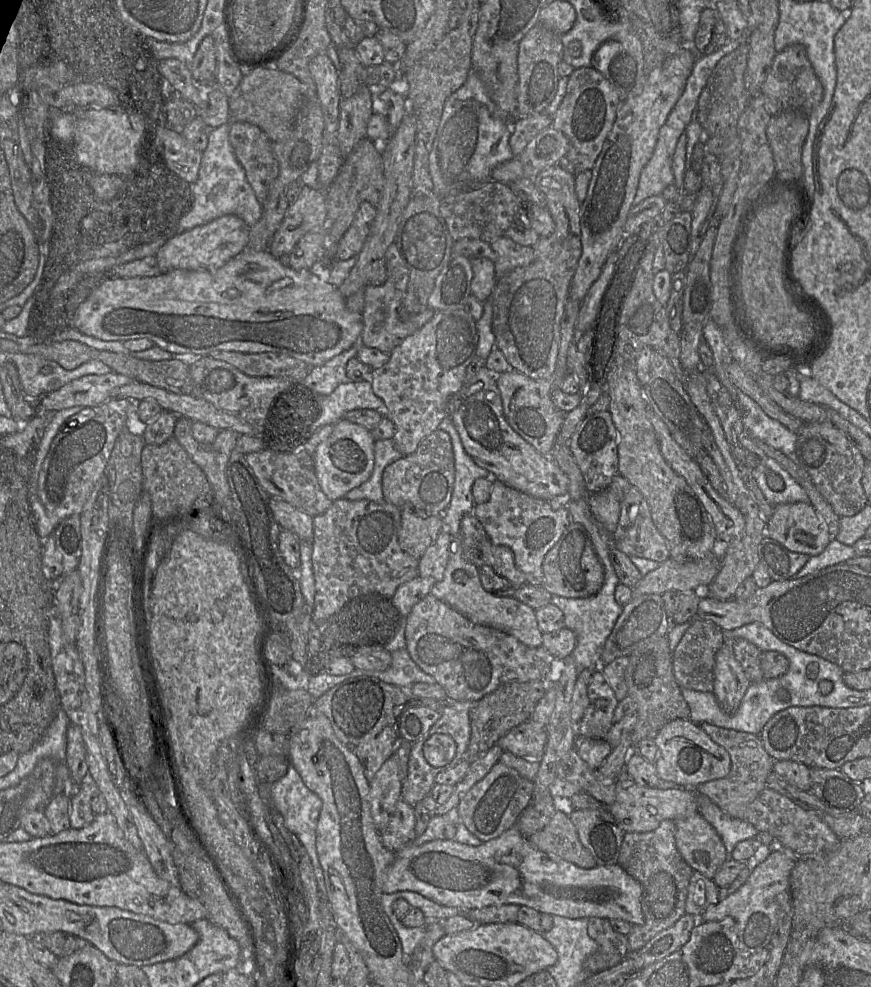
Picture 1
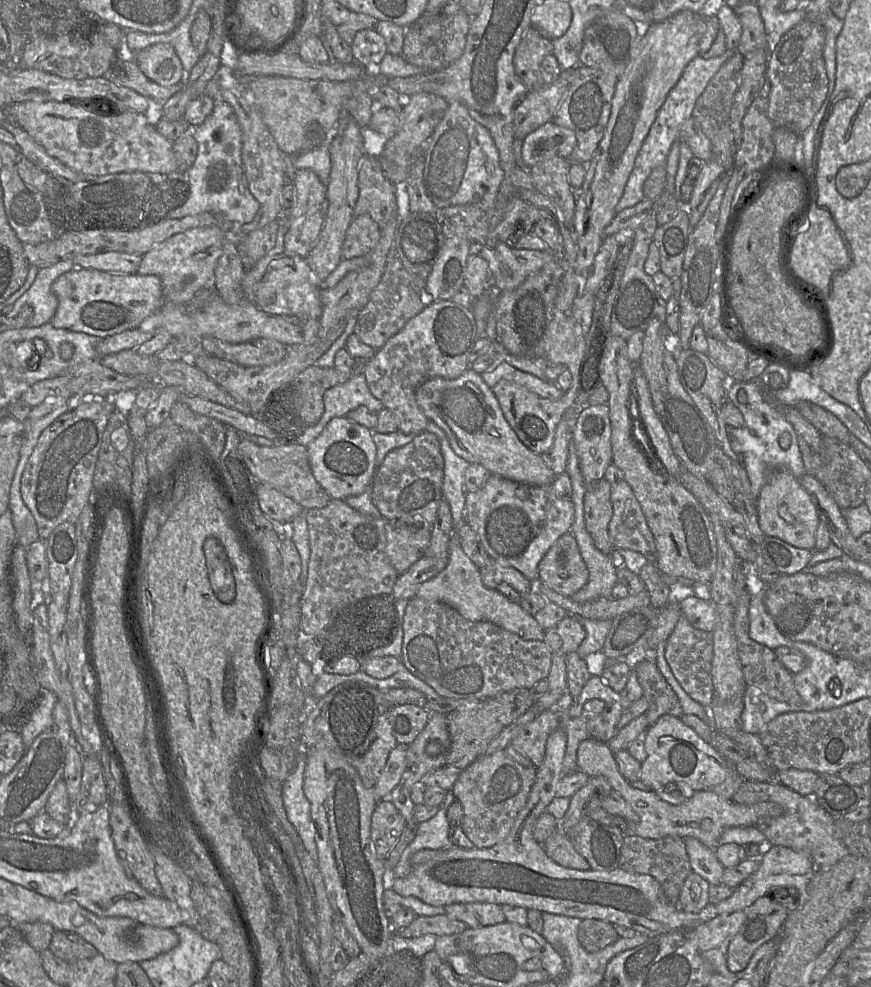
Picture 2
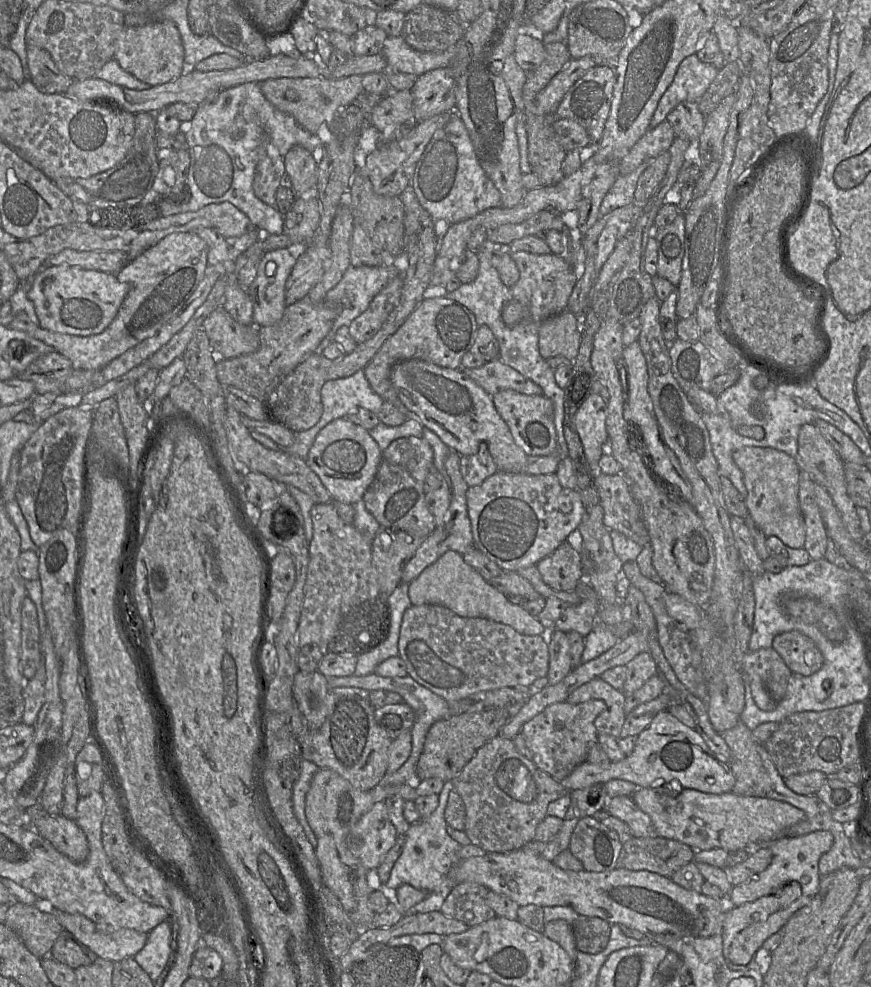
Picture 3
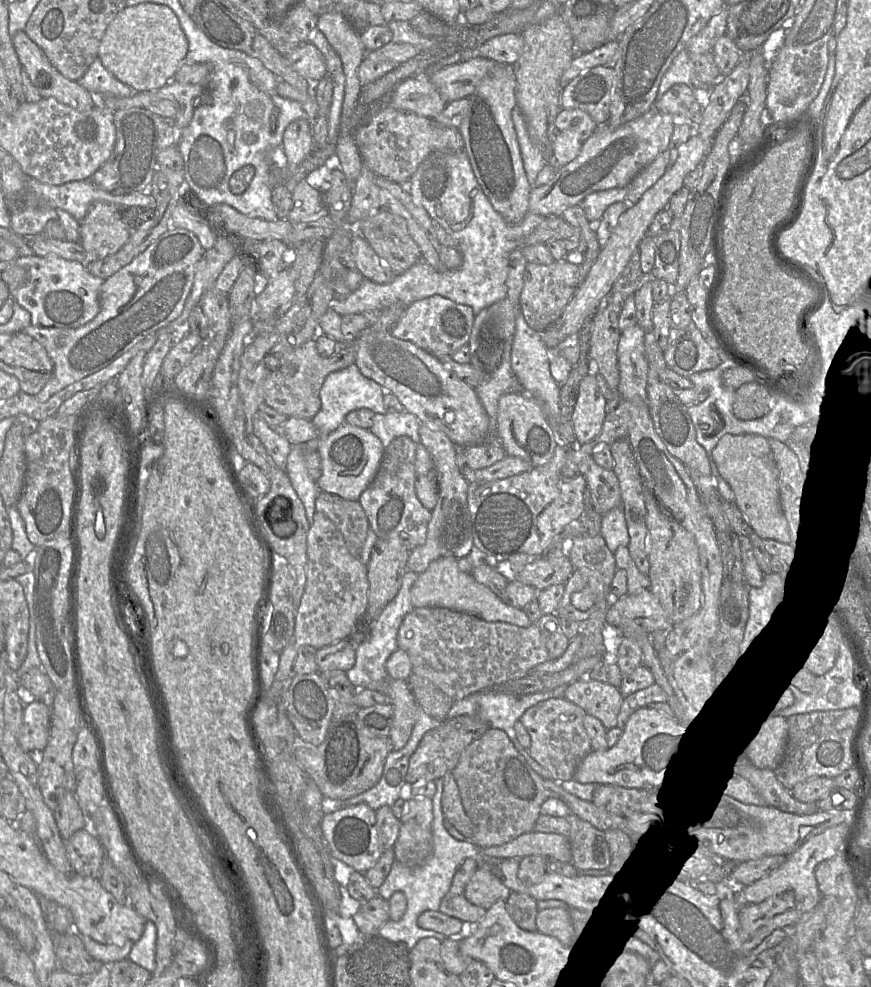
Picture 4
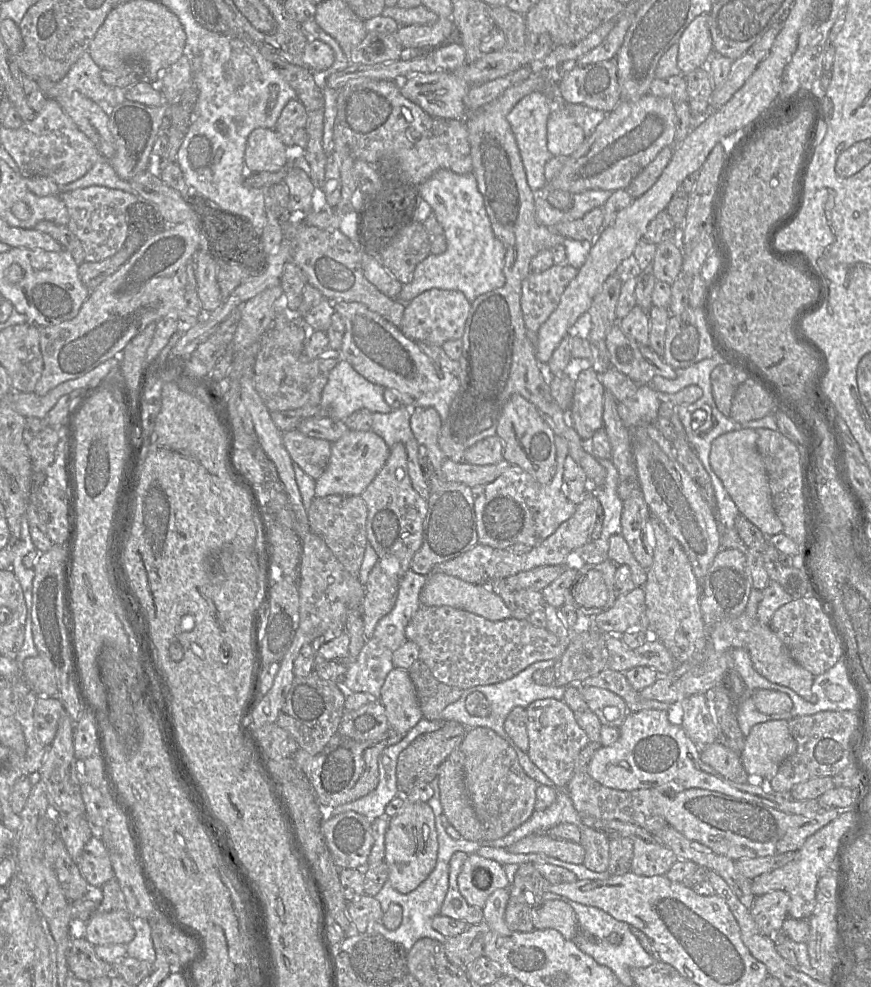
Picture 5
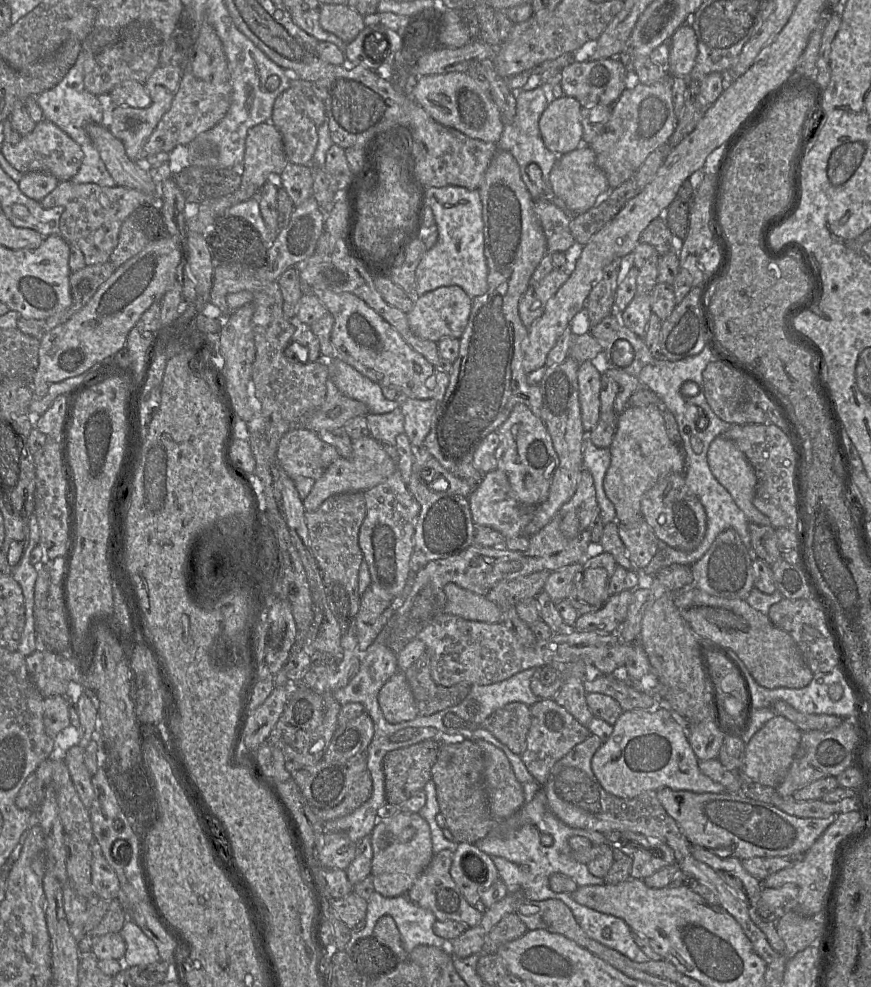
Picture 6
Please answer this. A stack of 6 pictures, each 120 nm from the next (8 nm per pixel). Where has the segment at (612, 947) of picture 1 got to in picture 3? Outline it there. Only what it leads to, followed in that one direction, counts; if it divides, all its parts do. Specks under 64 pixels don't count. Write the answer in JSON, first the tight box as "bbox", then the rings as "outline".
{"bbox":[571,915,611,954],"outline":[[[579,915],[571,924],[576,949],[589,953],[598,954],[608,944],[611,923],[596,916]]]}

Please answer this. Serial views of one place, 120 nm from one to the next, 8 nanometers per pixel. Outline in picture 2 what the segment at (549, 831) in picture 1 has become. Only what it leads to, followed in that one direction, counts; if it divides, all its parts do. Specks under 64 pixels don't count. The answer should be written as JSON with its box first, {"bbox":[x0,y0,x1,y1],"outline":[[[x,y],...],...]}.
{"bbox":[542,826,591,870],"outline":[[[559,826],[542,845],[547,855],[561,866],[579,870],[591,869],[588,861],[572,846],[567,832]]]}

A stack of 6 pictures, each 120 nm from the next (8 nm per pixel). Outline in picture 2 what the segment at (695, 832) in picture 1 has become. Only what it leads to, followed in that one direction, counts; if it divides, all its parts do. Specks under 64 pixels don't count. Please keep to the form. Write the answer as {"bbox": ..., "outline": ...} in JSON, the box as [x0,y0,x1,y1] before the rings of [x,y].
{"bbox":[682,837,724,885],"outline":[[[693,837],[682,838],[693,872],[707,880],[711,885],[722,884],[724,866],[718,860],[715,849],[710,848]]]}

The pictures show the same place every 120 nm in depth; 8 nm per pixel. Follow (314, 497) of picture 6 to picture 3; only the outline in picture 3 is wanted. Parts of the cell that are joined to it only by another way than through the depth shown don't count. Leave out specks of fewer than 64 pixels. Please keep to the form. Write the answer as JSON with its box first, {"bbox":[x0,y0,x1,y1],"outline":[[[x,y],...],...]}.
{"bbox":[306,417,382,504],"outline":[[[345,417],[328,423],[317,434],[306,463],[317,474],[332,500],[355,504],[375,479],[382,451],[368,430]]]}

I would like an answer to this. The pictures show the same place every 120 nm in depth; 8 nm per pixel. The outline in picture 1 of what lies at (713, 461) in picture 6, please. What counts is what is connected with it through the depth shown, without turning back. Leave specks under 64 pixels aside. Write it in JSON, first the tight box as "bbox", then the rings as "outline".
{"bbox":[765,502,832,556],"outline":[[[810,502],[774,505],[765,526],[765,537],[809,556],[823,552],[832,540],[827,524]]]}

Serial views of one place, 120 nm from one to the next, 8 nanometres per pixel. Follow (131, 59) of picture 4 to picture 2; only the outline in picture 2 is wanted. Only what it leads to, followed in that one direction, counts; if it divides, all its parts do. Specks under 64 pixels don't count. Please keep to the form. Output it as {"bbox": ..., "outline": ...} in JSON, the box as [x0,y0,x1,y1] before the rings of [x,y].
{"bbox":[134,43,183,86],"outline":[[[157,43],[134,54],[135,62],[142,73],[161,86],[179,84],[183,75],[183,65],[174,48]]]}

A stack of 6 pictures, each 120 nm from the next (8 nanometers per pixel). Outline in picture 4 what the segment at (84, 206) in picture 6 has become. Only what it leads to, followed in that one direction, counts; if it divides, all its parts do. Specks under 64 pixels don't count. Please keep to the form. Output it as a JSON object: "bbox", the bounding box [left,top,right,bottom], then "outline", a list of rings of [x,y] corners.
{"bbox":[79,202,131,264],"outline":[[[97,202],[79,223],[80,244],[87,255],[87,264],[102,260],[118,252],[129,240],[131,232],[123,224],[117,205]]]}

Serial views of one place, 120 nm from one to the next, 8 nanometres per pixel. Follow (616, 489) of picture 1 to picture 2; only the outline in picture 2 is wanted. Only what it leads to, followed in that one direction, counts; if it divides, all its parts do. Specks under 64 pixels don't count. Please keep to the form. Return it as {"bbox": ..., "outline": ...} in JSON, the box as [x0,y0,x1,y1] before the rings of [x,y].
{"bbox":[584,463,624,554],"outline":[[[611,463],[604,478],[588,485],[584,496],[585,527],[594,545],[604,554],[615,550],[608,534],[608,525],[613,515],[611,487],[624,480],[624,473]]]}

